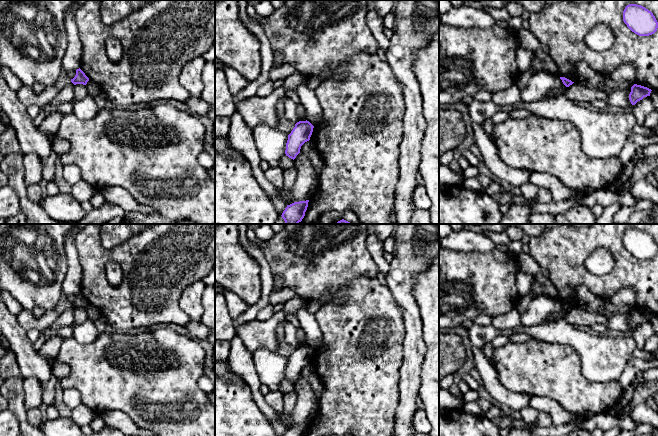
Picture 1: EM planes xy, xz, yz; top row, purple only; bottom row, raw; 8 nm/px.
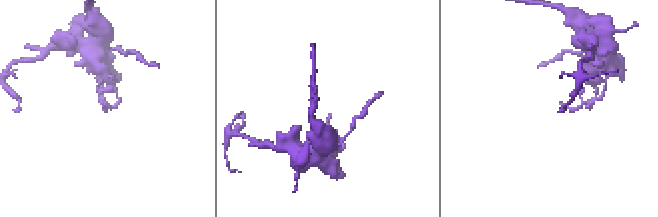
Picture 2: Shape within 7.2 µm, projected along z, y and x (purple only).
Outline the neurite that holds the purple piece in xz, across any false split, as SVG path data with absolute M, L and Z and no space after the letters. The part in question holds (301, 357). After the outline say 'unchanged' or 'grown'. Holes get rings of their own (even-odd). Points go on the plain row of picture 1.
M299 345L288 359L285 378L295 383L300 377L301 370L310 364L314 350L309 345Z; unchanged

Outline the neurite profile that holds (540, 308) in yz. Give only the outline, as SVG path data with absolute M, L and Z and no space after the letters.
M538 296L532 299L527 309L520 314L520 323L521 326L539 325L556 313L566 313L560 301L548 296Z

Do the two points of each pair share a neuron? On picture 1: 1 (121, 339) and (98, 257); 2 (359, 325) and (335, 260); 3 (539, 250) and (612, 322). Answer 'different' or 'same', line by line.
1: different
2: different
3: different

